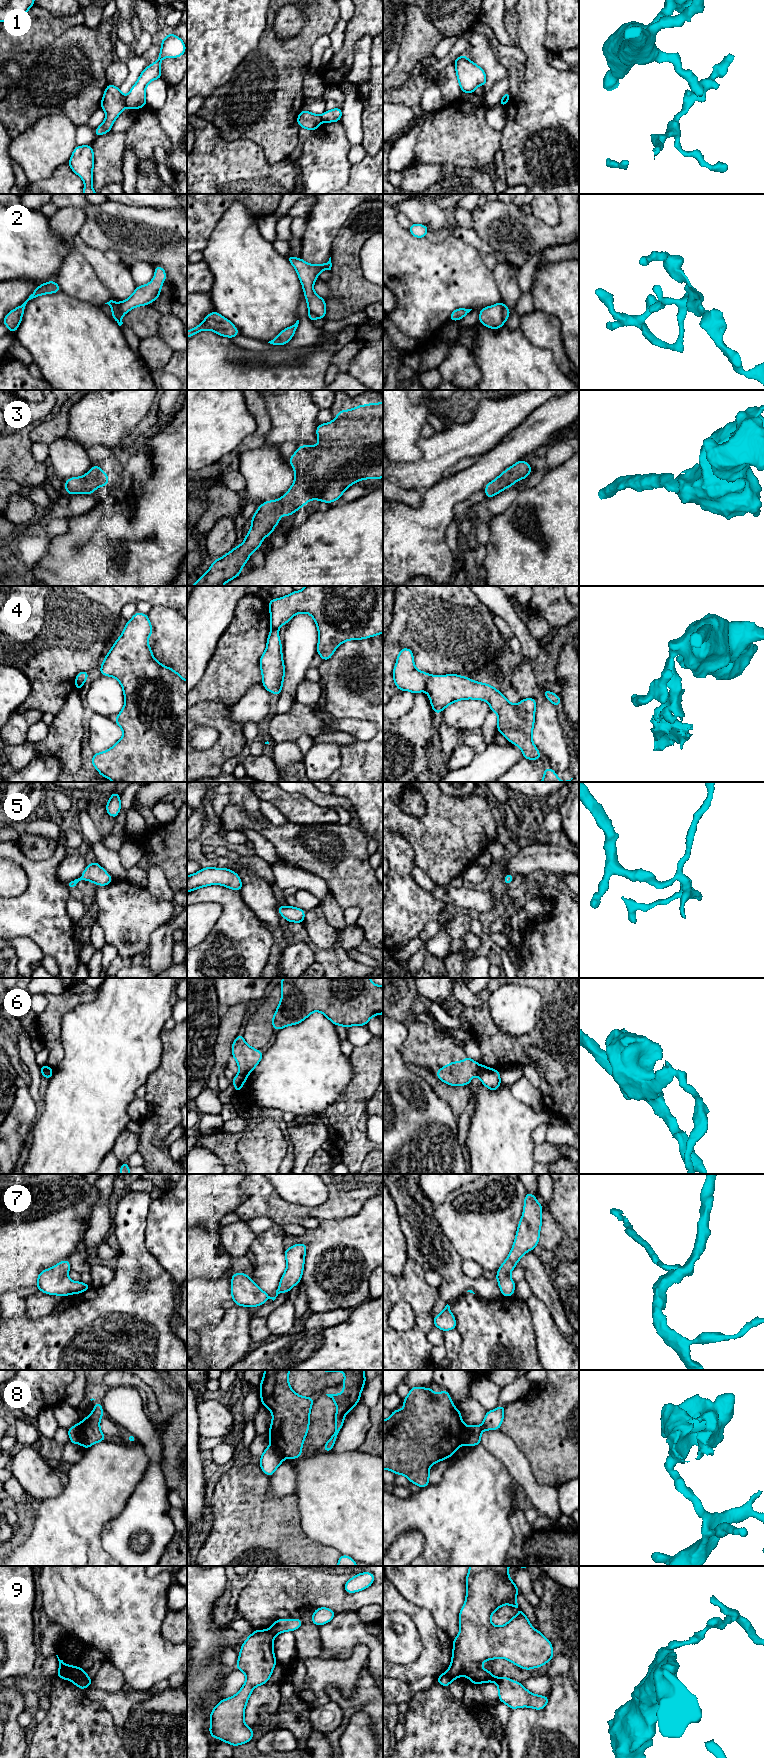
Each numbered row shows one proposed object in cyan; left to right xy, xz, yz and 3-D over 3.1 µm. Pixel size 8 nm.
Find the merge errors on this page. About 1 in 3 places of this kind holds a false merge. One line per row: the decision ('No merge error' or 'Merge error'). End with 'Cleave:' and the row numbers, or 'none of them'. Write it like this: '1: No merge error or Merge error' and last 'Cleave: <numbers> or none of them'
1: Merge error
2: Merge error
3: No merge error
4: Merge error
5: No merge error
6: Merge error
7: No merge error
8: Merge error
9: Merge error
Cleave: 1, 2, 4, 6, 8, 9

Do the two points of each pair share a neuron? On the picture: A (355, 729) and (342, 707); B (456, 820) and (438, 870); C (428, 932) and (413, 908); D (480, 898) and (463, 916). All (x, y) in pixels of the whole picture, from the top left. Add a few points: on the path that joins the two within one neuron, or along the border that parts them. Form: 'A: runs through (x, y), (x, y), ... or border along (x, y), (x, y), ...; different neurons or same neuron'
A: border along (326, 714), (333, 719), (356, 718), (372, 722); different neurons
B: runs through (453, 832), (445, 841), (443, 858); same neuron
C: border along (435, 919), (428, 922), (417, 936); different neurons
D: border along (461, 909), (470, 912); different neurons

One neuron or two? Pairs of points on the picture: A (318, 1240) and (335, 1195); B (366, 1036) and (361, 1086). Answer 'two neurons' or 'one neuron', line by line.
A: two neurons
B: two neurons

